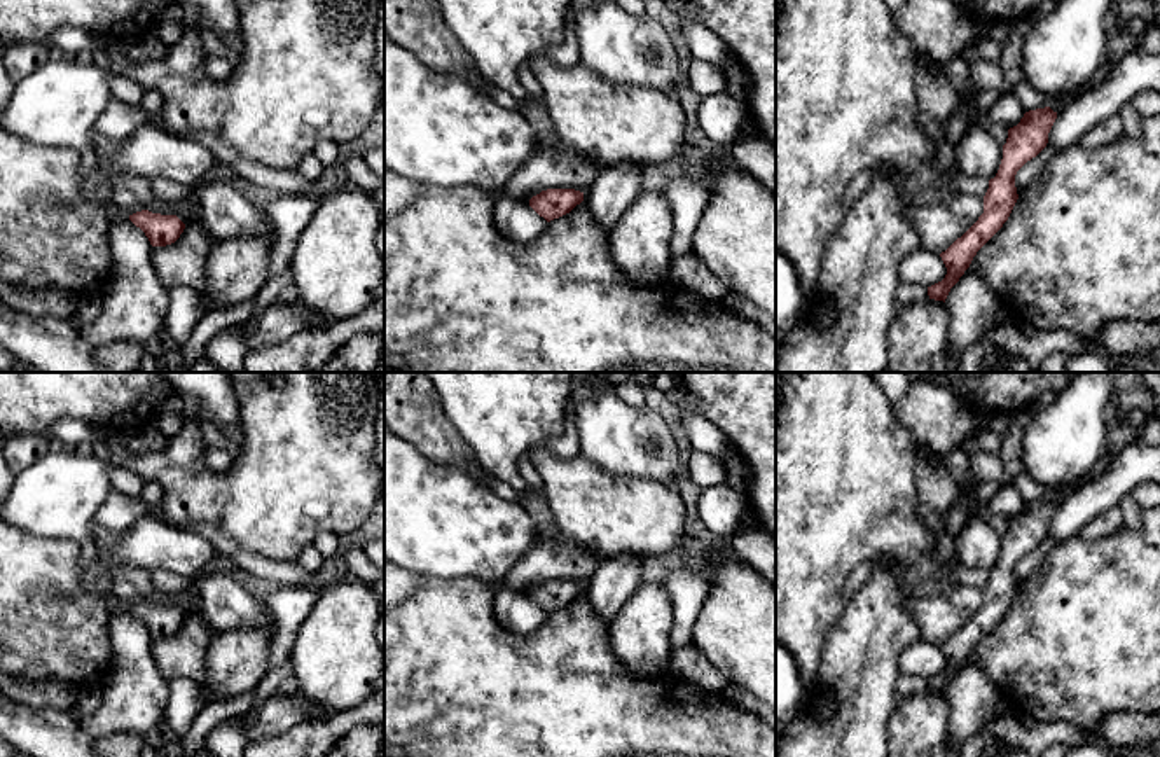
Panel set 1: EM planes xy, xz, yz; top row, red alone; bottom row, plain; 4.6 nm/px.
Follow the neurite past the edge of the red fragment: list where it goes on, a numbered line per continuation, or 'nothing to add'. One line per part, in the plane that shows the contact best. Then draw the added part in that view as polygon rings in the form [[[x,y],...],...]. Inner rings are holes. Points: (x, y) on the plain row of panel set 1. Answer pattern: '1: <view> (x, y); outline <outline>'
nothing to add

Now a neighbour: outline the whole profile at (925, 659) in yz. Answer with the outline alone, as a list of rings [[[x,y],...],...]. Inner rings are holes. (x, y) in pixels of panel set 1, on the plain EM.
[[[917,640],[900,656],[900,675],[931,678],[942,673],[947,659],[938,645]]]

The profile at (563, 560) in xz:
[[[538,531],[538,540],[503,579],[503,587],[512,593],[529,591],[547,580],[575,580],[585,584],[596,572],[599,556],[568,540],[556,531],[547,537]]]

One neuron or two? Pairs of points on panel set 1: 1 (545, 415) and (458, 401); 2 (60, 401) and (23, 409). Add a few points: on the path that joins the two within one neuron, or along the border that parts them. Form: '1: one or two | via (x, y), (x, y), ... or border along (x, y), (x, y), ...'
1: one | via (524, 408), (516, 401), (479, 401)
2: one | via (51, 401), (32, 401)

